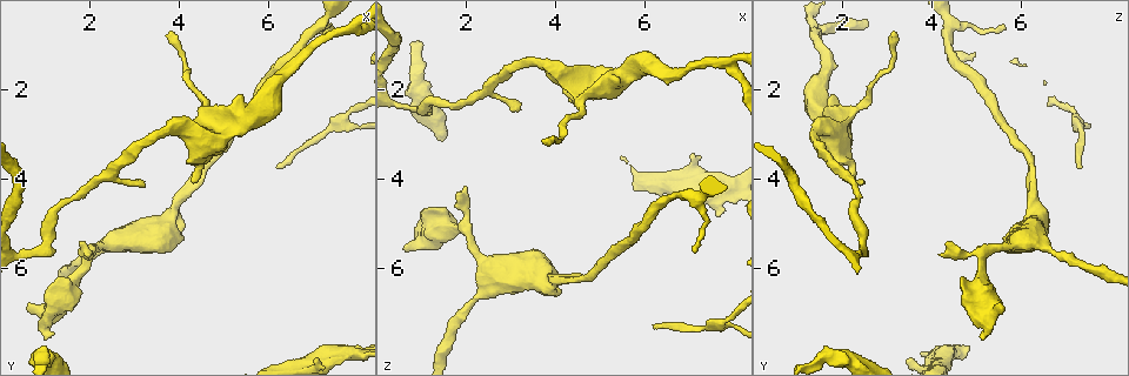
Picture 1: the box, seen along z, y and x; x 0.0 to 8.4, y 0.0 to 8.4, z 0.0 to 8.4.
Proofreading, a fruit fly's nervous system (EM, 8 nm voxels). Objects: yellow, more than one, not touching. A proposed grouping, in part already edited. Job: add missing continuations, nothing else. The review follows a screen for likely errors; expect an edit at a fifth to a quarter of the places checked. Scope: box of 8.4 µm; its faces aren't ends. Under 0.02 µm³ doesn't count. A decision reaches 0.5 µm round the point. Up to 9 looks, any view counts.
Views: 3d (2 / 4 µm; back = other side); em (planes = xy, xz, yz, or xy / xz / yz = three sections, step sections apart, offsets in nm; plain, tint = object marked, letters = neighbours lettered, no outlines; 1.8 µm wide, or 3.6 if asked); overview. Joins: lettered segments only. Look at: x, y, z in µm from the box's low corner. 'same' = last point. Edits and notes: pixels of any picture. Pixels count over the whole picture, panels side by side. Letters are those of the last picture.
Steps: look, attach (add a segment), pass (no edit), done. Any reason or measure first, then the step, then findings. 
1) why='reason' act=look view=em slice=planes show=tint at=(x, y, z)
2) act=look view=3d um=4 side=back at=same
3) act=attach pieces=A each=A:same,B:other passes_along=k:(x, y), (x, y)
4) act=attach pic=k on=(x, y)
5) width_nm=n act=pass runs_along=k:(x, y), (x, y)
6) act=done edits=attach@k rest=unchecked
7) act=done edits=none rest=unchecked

act=look view=em slice=xy step=8 show=tint at=(7.65, 2.80, 7.30)

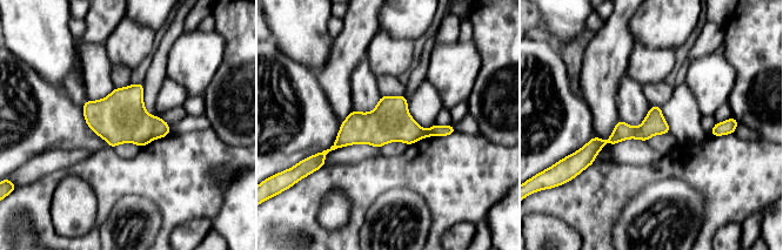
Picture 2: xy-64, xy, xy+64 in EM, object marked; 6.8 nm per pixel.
why='see the neighbours' act=look view=em slice=xy step=8 show=letters at=same

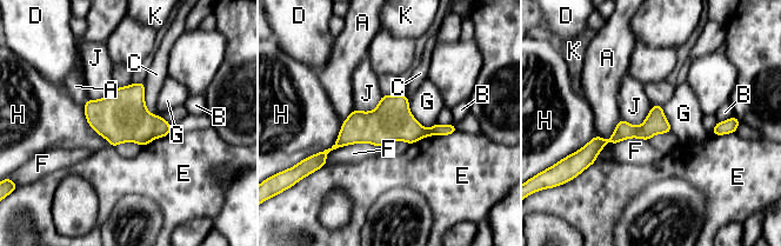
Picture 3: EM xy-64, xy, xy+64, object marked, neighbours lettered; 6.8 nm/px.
act=pass each=A:other,B:other,C:other,D:other,E:other,F:other,G:other,H:other,J:other,K:other runs_along=3:(452, 130), (354, 130), (338, 144) found='no lettered segment goes on from it'

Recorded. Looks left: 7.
why='a fork' act=look view=3d um=4 at=(7.90, 0.65, 1.35)

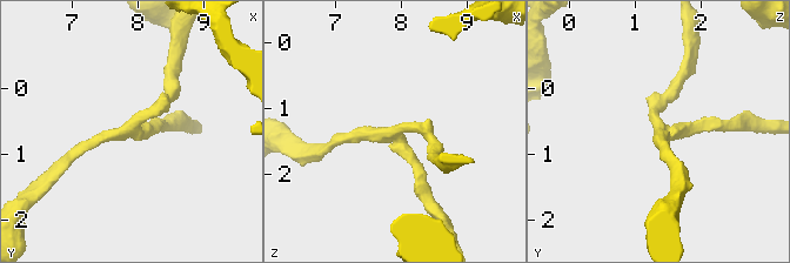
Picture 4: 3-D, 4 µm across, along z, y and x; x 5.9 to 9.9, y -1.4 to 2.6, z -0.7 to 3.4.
why='shape alone is not enough' act=look view=em slice=planes show=tint at=(7.85, 0.65, 1.35)

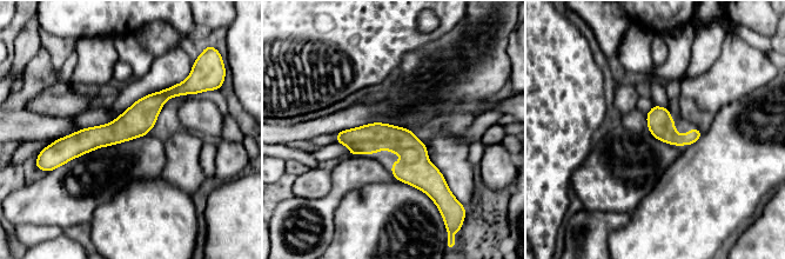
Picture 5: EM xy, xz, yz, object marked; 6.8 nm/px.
act=look view=em slice=planes show=letters at=same

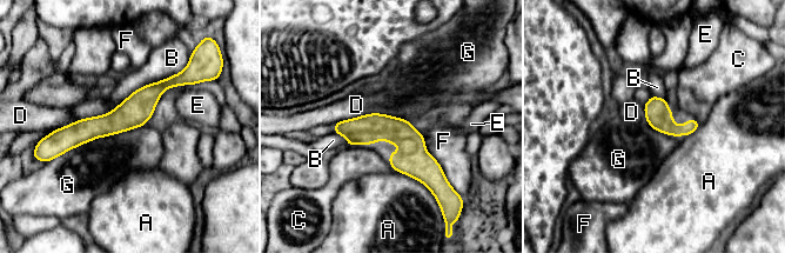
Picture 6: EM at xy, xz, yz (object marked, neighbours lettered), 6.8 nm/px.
width_nm=180 act=pass each=A:other,B:other,C:other,D:other,E:other,F:other,G:other found='none of them fits'

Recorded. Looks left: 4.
why='free end' act=look view=em slice=planes show=tint at=(7.60, 7.75, 4.80)

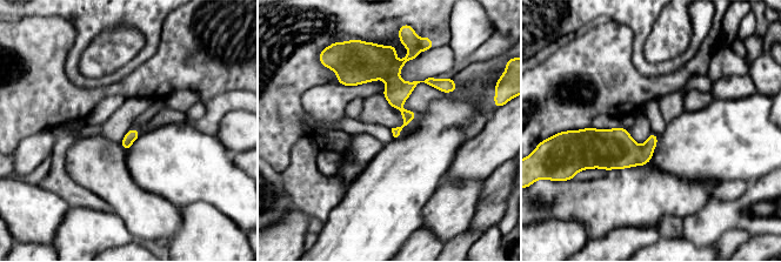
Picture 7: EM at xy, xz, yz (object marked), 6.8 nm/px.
act=look view=em slice=planes show=letters at=same

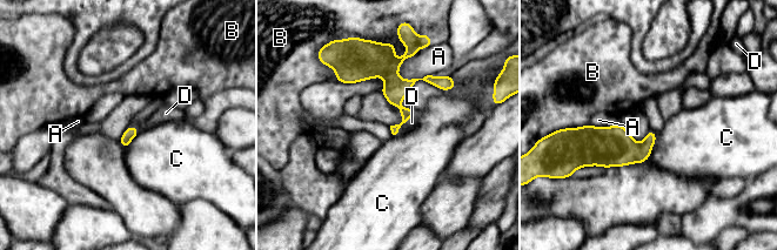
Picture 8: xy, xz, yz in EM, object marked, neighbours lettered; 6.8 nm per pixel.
act=attach pieces=D each=A:other,B:other,C:other,D:same found='it goes on there'

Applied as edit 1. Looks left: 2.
why='see it whole again' act=look view=overview

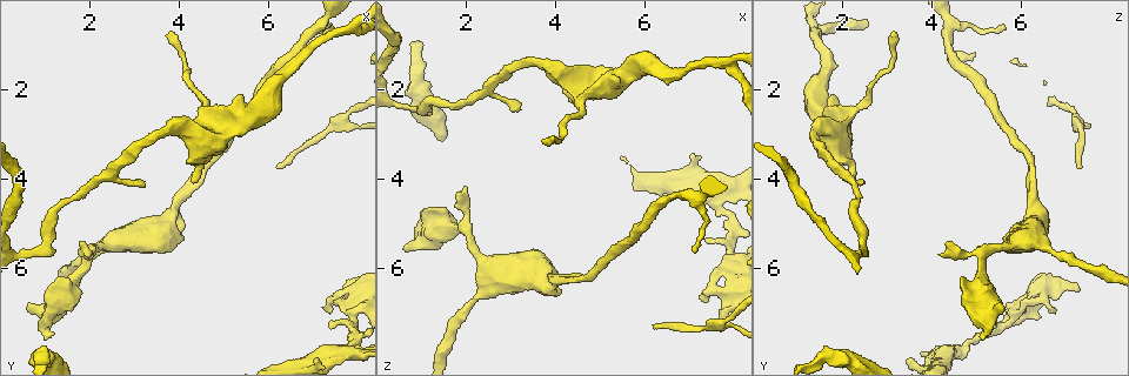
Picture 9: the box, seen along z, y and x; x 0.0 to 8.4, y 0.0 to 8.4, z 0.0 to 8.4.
why='calibre changes' act=look view=em slice=xz step=8 show=letters at=(7.70, 6.50, 6.55)

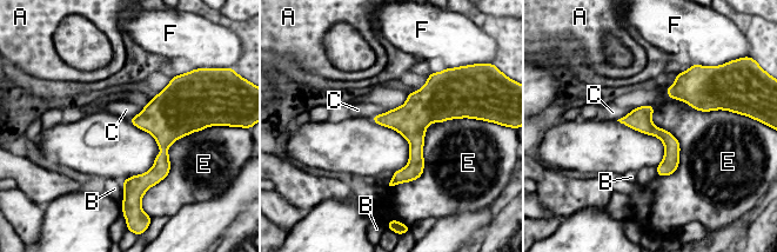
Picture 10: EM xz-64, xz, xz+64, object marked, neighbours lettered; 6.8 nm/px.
width_nm=160 act=pass each=A:other,B:other,C:other,E:other,F:other runs_along=10:(636, 111), (670, 144), (662, 173) found='no lettered segment goes on from it'

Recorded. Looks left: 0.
act=done edits=attach@8 rest=unchecked

